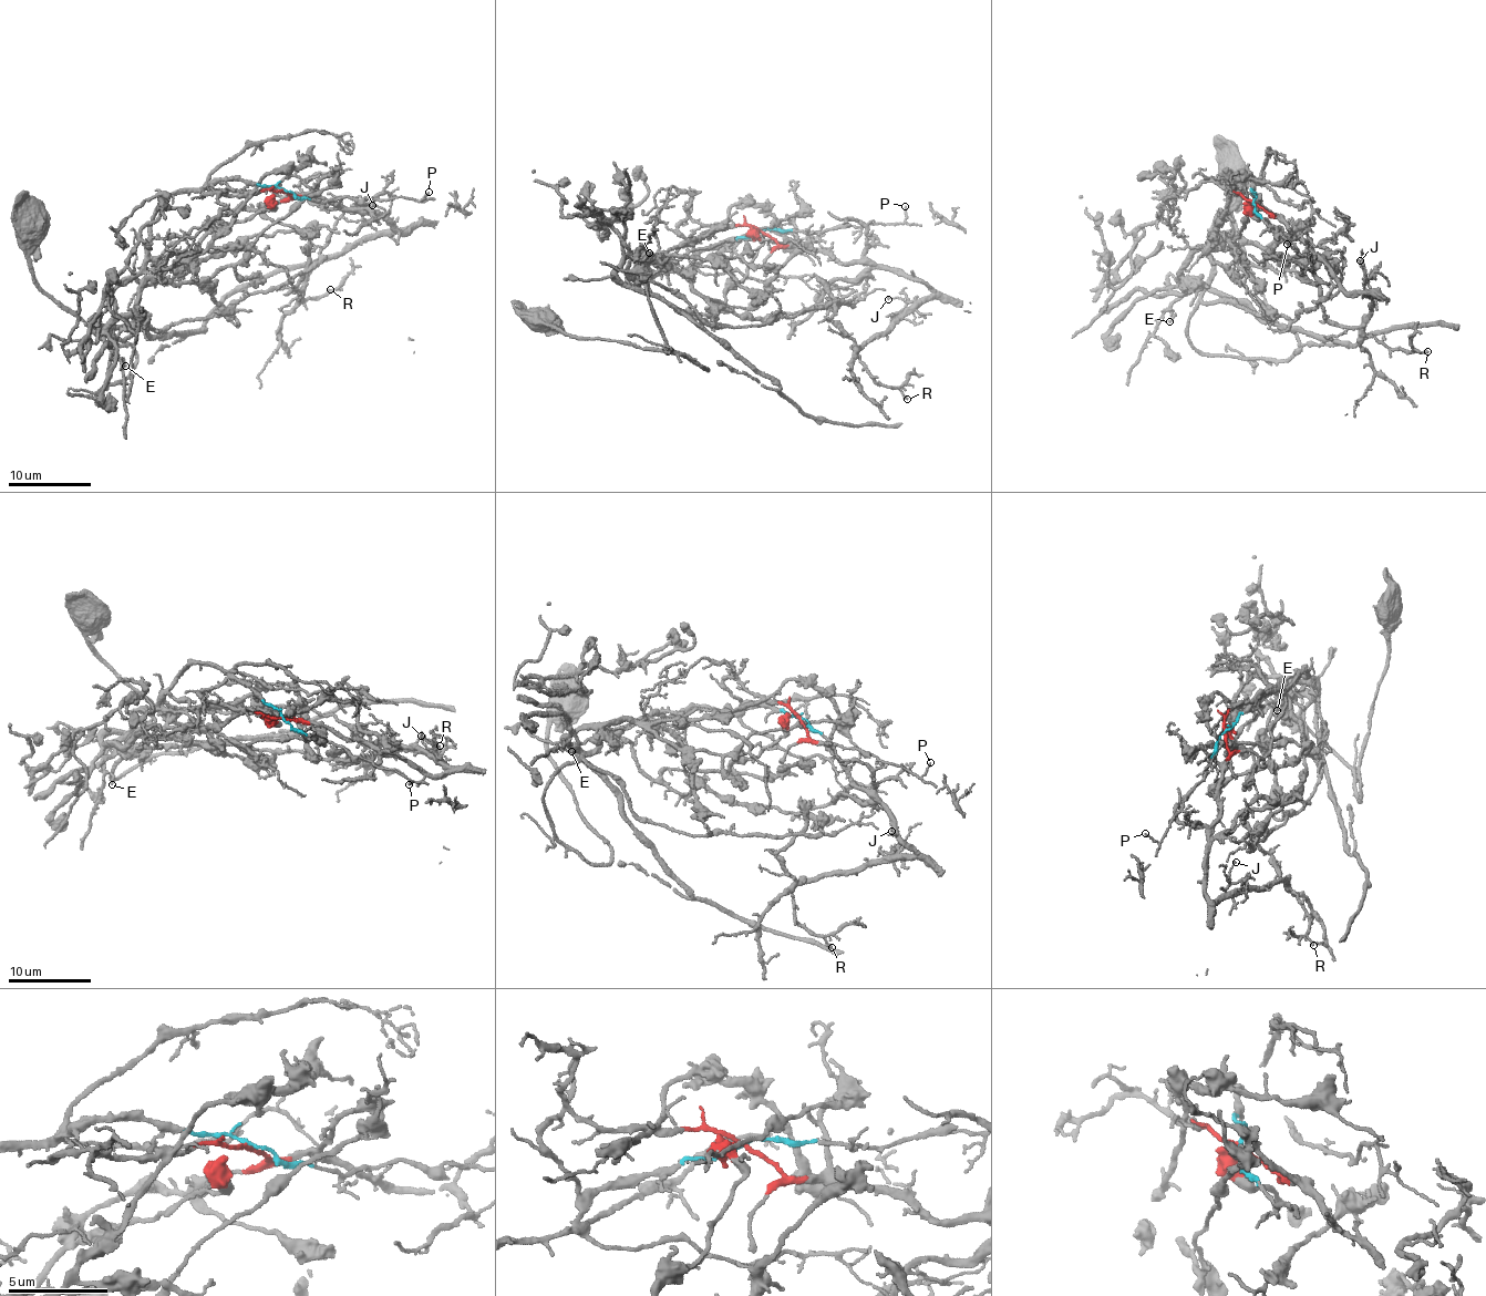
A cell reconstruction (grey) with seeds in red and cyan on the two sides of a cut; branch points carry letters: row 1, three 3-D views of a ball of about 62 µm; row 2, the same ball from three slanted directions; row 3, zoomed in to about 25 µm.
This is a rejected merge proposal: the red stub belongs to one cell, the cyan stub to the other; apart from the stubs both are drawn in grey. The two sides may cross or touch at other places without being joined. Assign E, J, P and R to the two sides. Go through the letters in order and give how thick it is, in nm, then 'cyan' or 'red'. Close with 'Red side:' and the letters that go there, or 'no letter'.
E: 130 nm thick; cyan
J: 100 nm thick; red
P: 110 nm thick; cyan
R: 140 nm thick; red
Red side: J, R

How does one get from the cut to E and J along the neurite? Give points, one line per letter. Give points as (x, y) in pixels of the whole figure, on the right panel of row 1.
E: (1254, 202), (1249, 176), (1256, 183), (1249, 177), (1207, 242), (1211, 277), (1173, 302), (1169, 322)
J: (1254, 202), (1317, 253), (1347, 290), (1363, 292), (1365, 289), (1365, 276), (1360, 260)

